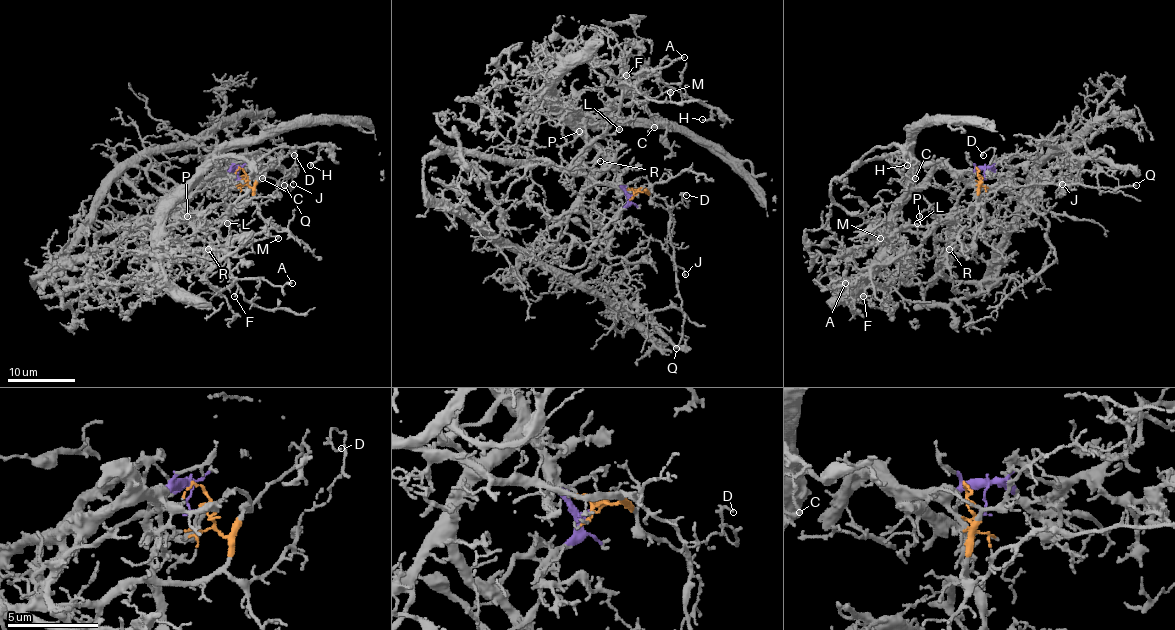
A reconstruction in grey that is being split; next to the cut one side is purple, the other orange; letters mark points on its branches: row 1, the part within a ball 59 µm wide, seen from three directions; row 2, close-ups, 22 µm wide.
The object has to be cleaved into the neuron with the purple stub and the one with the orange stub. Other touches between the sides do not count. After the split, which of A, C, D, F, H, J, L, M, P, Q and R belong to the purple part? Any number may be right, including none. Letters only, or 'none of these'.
C, H, P

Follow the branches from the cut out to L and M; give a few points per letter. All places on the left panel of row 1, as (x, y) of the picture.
L: (241, 179), (251, 189), (246, 201), (213, 204), (179, 216), (192, 221), (214, 242), (228, 235), (226, 223)
M: (241, 179), (251, 189), (246, 201), (213, 204), (179, 216), (194, 226), (214, 230), (224, 240), (279, 238)

